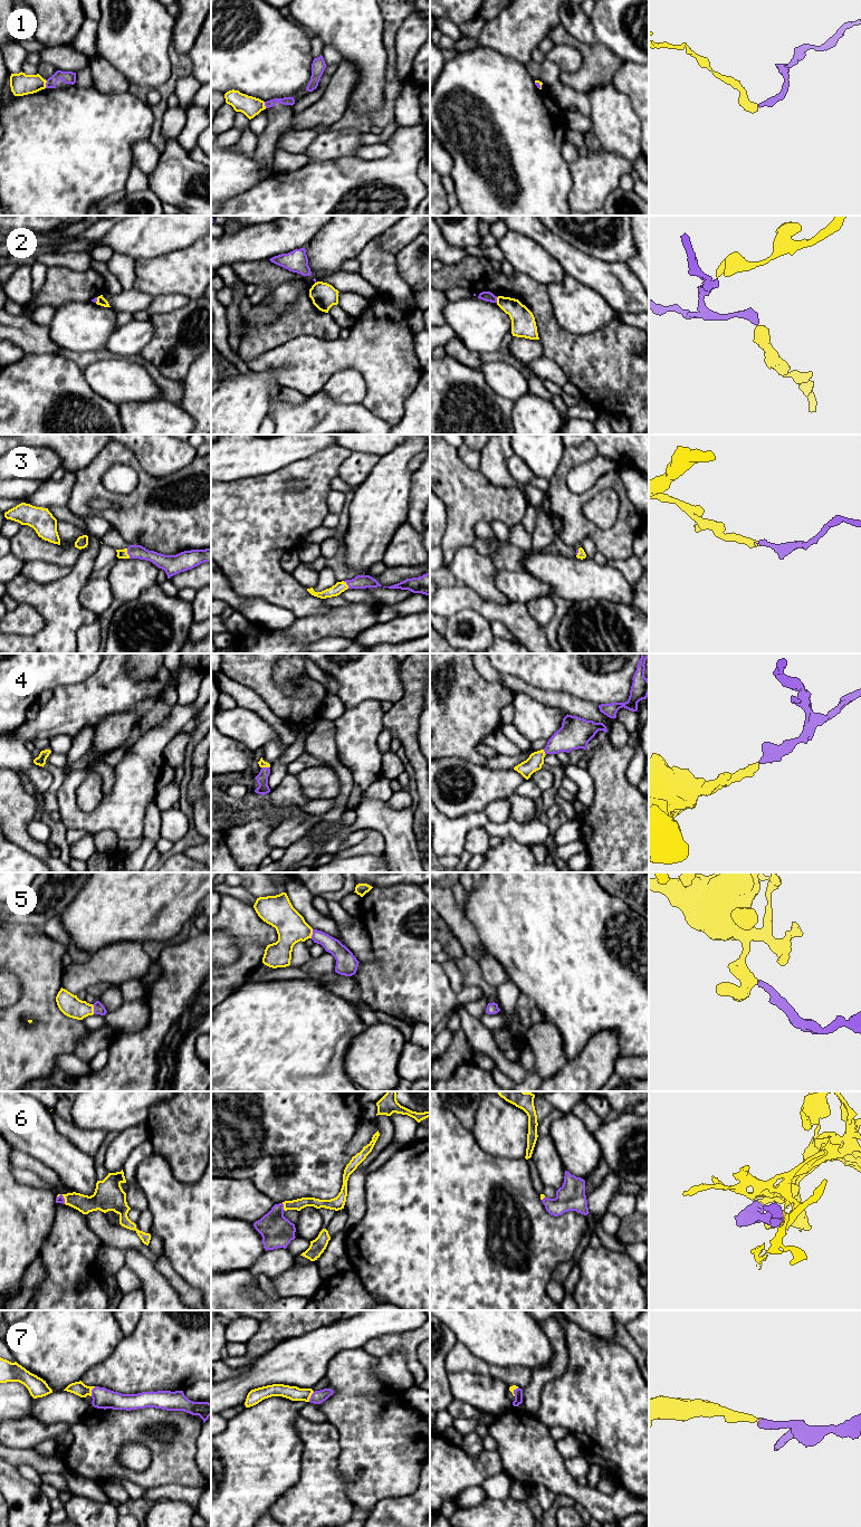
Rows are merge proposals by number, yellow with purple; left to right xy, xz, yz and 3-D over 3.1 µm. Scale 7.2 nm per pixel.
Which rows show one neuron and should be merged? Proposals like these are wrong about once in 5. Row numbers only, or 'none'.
3, 4, 5, 6, 7

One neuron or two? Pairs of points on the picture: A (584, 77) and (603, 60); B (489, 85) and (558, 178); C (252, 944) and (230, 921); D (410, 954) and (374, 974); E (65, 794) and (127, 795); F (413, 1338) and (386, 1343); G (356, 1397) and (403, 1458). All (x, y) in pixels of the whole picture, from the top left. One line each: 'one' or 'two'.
A: one
B: one
C: one
D: one
E: one
F: one
G: one

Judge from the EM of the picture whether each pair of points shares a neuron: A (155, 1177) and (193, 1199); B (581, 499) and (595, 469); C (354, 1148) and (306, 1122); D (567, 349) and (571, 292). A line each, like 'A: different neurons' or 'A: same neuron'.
A: same neuron
B: different neurons
C: different neurons
D: different neurons

